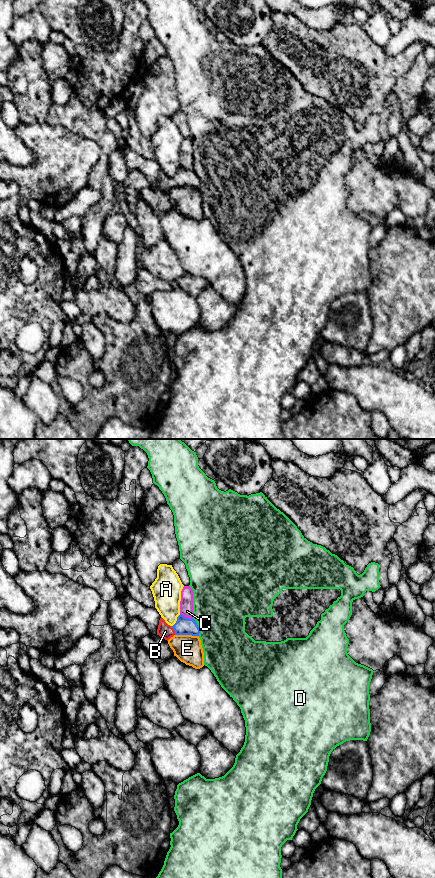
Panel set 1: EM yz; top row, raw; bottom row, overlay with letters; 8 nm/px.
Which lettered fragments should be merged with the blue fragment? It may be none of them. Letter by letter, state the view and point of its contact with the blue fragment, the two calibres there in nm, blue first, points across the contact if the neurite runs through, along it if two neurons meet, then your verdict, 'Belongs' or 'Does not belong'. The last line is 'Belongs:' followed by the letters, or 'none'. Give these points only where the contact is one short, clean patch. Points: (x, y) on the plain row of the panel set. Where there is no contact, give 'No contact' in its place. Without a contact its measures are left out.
A: Touches blue at yz (177, 172). Thickness 140 nm (blue) against 220 nm. Does not belong
B: Touches blue at yz (174, 182). Thickness 140 nm (blue) against 120 nm. Path across: yz (184, 178), (174, 182), (165, 183). Belongs
C: Touches blue at yz (185, 169). Thickness 140 nm (blue) against 110 nm. Does not belong
D: Touches blue at yz (198, 179). Thickness 140 nm (blue) against 440 nm. Does not belong
E: Touches blue at yz (187, 186). Thickness 140 nm (blue) against 220 nm. Does not belong
Belongs: B

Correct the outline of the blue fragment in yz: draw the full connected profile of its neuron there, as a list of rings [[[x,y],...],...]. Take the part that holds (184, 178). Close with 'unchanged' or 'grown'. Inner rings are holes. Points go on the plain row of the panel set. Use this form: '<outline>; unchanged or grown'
[[[183,167],[177,169],[177,173],[173,178],[168,177],[161,169],[157,181],[157,187],[165,192],[169,192],[174,187],[192,187],[199,188],[200,181],[196,173],[192,170],[186,170]]]; grown

